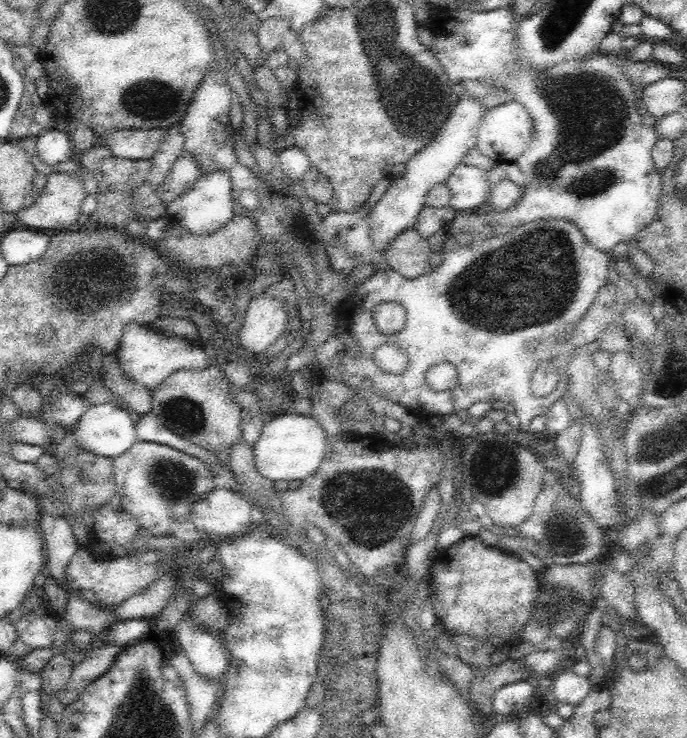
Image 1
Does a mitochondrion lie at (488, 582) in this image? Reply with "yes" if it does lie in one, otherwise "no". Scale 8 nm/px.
no

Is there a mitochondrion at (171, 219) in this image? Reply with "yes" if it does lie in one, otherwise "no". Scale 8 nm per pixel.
no

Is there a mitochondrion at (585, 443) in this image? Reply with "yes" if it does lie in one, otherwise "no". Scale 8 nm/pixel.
no

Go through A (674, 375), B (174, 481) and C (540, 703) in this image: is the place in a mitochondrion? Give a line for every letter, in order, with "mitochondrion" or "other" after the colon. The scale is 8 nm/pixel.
A: mitochondrion
B: mitochondrion
C: other

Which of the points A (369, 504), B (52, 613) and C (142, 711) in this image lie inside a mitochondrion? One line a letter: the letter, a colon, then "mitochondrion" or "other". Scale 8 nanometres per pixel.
A: mitochondrion
B: other
C: mitochondrion

